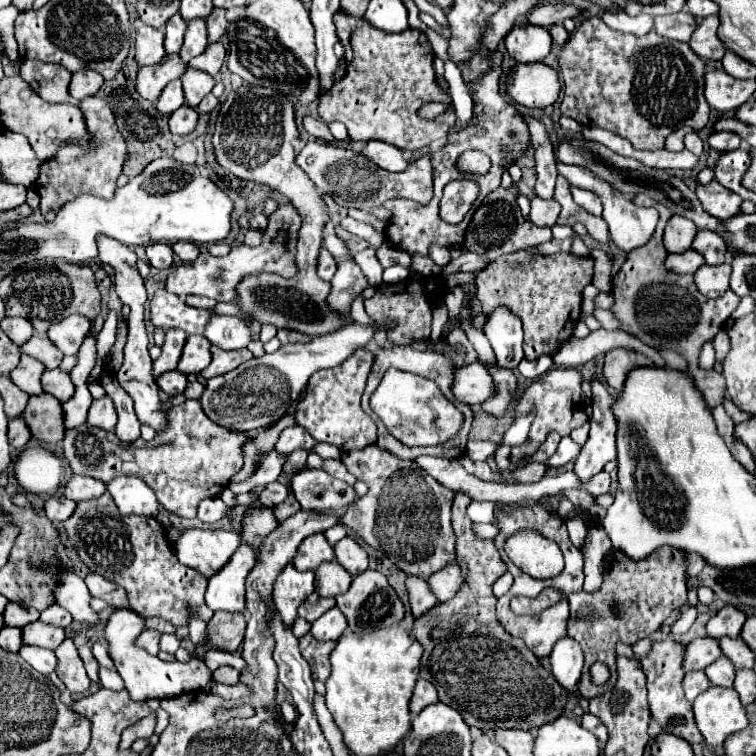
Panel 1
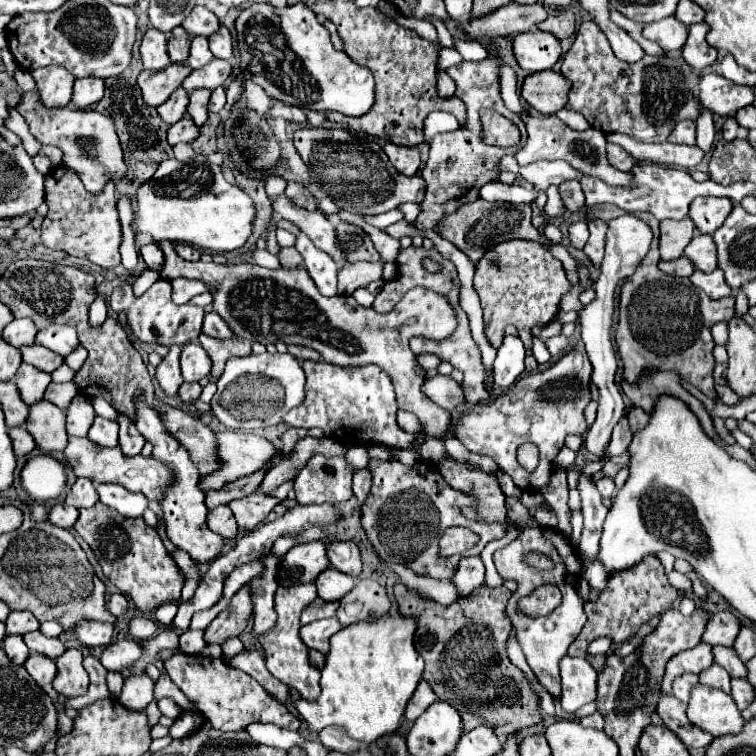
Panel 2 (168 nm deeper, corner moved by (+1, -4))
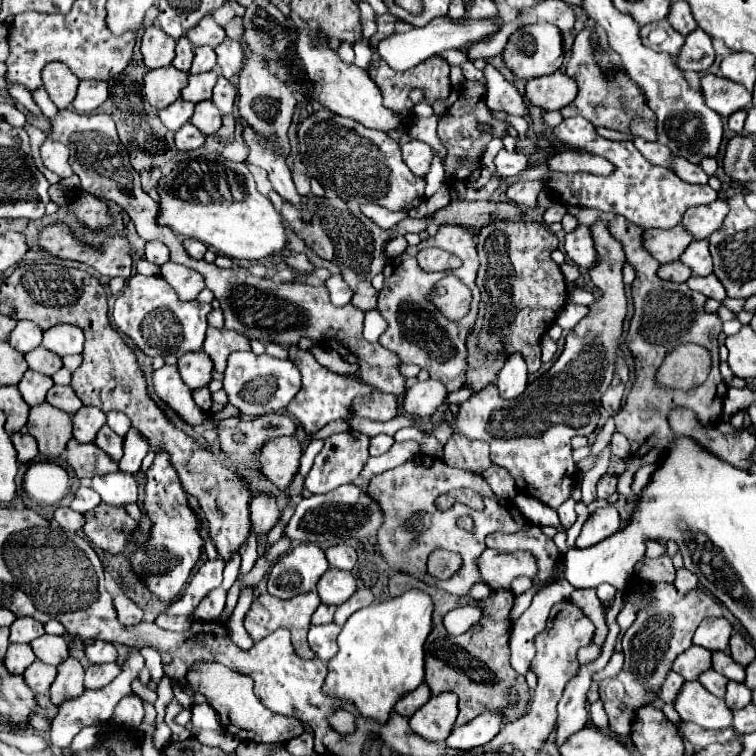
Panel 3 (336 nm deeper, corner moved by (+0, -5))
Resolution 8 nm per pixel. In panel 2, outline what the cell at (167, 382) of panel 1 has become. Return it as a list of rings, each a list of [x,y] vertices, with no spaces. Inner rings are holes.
[[[183,383],[179,389],[179,397],[183,403],[193,405],[201,395],[201,385],[199,383]]]

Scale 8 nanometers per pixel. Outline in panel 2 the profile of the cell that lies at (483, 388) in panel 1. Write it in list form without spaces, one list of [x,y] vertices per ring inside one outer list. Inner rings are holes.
[[[435,375],[423,383],[423,395],[445,411],[455,411],[463,401],[463,389],[449,375]]]

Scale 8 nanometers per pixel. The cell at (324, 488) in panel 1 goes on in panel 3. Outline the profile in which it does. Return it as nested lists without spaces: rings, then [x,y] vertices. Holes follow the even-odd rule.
[[[354,430],[346,434],[334,434],[324,442],[324,448],[314,458],[314,466],[304,478],[304,488],[310,494],[326,494],[336,490],[342,484],[354,484],[358,480],[360,470],[366,464],[366,458],[368,458],[368,436]]]

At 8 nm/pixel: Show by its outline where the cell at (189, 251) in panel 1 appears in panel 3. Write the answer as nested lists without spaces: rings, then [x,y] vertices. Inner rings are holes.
[[[186,238],[186,240],[184,240],[184,248],[186,248],[188,256],[192,256],[192,258],[196,258],[196,260],[202,260],[202,258],[204,258],[206,246],[204,246],[202,242],[192,240],[192,238]]]

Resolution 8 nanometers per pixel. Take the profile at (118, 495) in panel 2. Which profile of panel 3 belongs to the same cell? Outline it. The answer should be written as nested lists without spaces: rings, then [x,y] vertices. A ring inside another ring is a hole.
[[[116,472],[106,476],[94,476],[90,486],[102,496],[102,502],[110,506],[124,506],[138,502],[138,484],[130,474]]]

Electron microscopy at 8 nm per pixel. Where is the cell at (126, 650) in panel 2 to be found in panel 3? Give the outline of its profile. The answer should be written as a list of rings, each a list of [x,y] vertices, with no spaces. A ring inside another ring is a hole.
[[[94,640],[92,644],[86,646],[86,656],[90,658],[92,664],[104,664],[104,662],[118,662],[118,650],[110,642]]]

